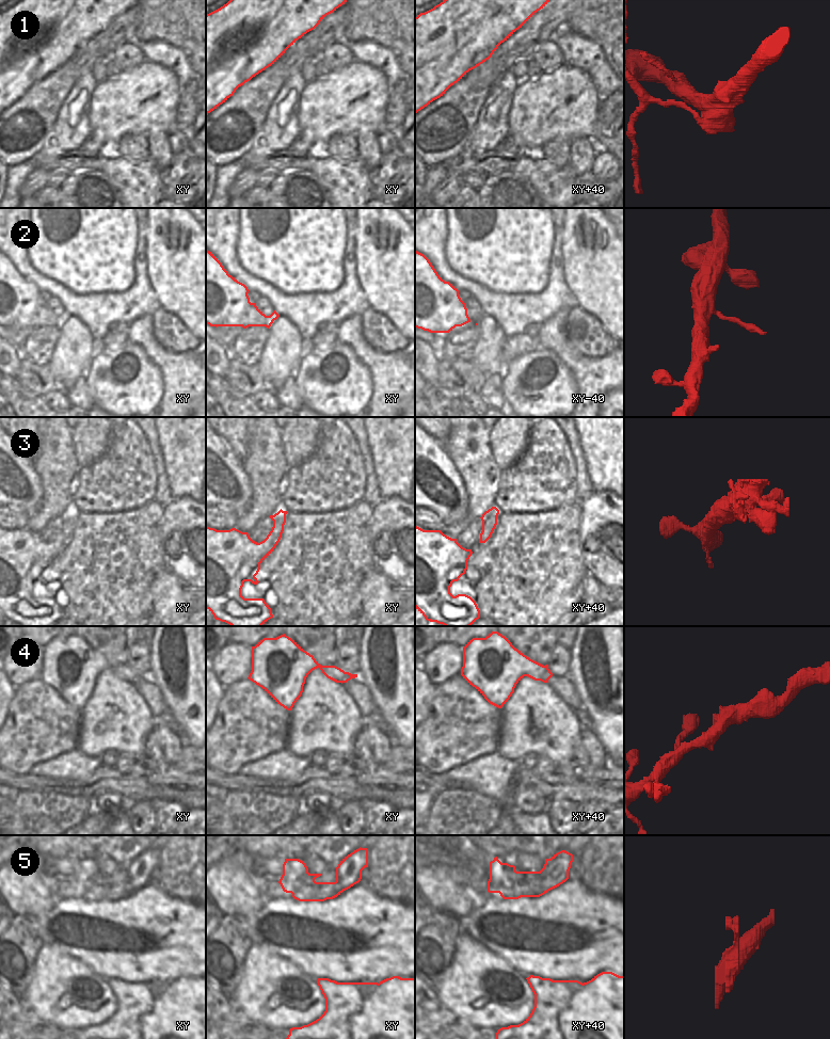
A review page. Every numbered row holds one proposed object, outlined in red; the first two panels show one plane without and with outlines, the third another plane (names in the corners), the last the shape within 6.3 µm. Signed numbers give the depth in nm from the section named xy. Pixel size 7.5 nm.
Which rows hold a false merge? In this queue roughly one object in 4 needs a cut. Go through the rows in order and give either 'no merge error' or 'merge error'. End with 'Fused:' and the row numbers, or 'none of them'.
1: merge error
2: no merge error
3: no merge error
4: no merge error
5: merge error
Fused: 1, 5

